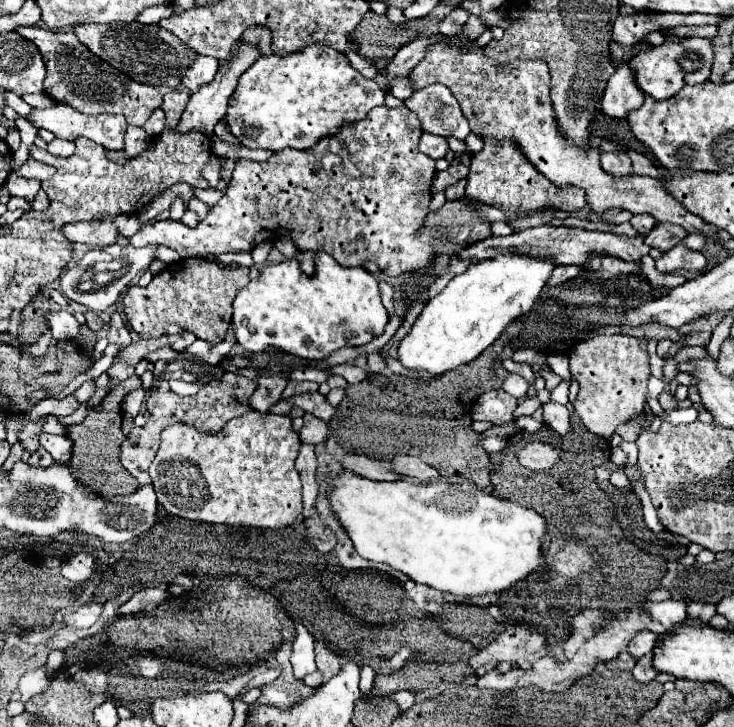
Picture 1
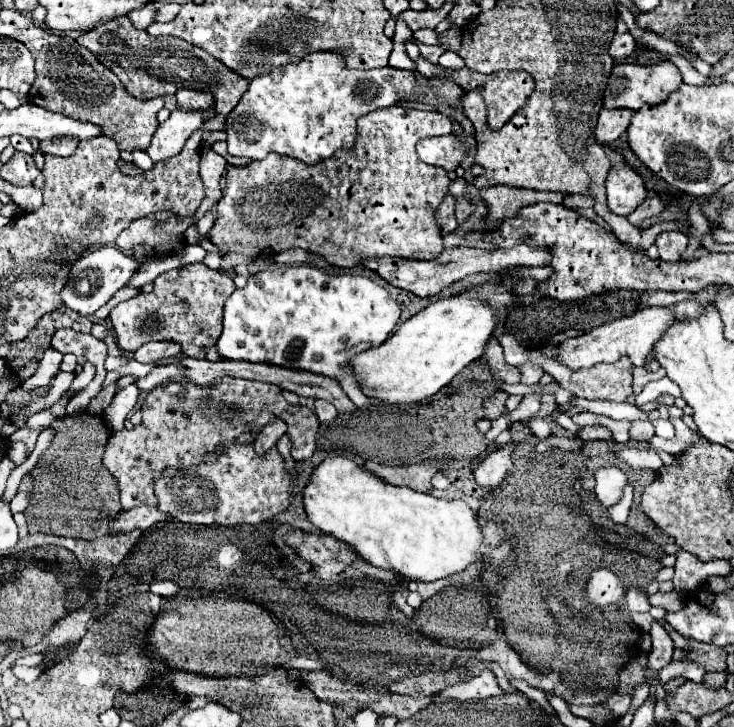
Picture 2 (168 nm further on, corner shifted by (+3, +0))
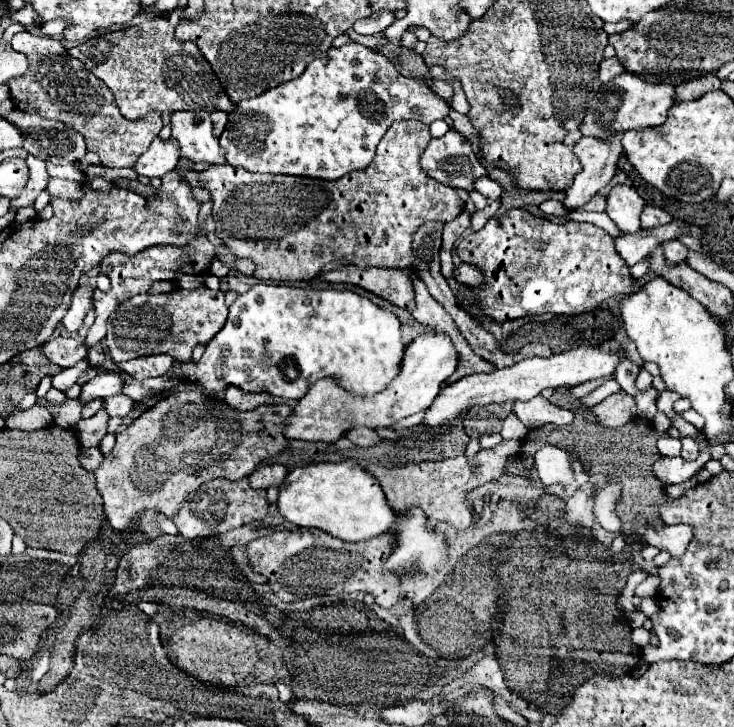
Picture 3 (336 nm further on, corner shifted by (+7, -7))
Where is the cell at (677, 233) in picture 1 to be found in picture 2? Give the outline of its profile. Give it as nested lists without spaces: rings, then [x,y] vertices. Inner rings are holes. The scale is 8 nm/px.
[[[676,231],[660,233],[656,239],[660,259],[664,259],[664,261],[680,261],[686,245],[688,245],[688,237],[684,233],[676,233]]]

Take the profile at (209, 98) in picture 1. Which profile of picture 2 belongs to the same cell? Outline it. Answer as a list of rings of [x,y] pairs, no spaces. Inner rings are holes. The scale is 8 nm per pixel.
[[[174,111],[168,121],[160,123],[146,153],[154,163],[178,155],[186,139],[202,123],[204,123],[204,115],[200,115],[200,111]]]

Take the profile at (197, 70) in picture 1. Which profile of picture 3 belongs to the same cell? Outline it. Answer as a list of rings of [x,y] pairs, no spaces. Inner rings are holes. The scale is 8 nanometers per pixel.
[[[172,112],[172,138],[180,142],[180,152],[192,162],[226,164],[224,150],[212,134],[208,112]]]

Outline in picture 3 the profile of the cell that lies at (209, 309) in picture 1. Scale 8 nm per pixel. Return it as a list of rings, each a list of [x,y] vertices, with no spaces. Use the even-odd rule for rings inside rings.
[[[200,286],[196,290],[174,288],[158,296],[138,294],[122,302],[108,318],[106,344],[116,364],[150,354],[170,354],[178,362],[192,360],[192,350],[198,344],[208,344],[214,334],[224,326],[228,306],[224,304],[222,290]]]

